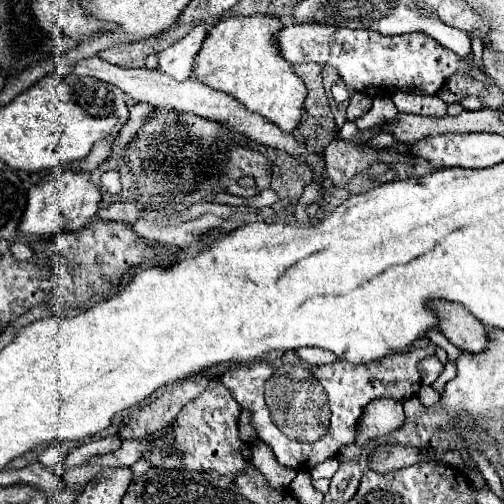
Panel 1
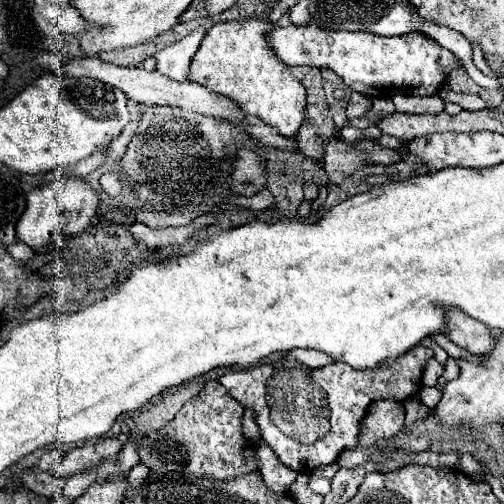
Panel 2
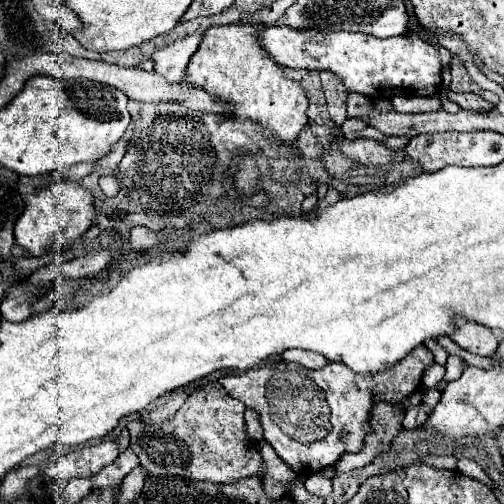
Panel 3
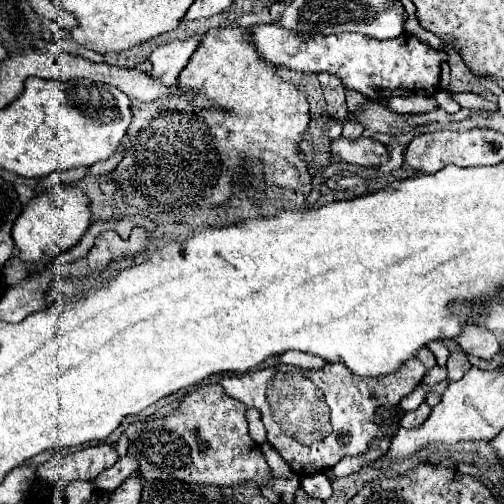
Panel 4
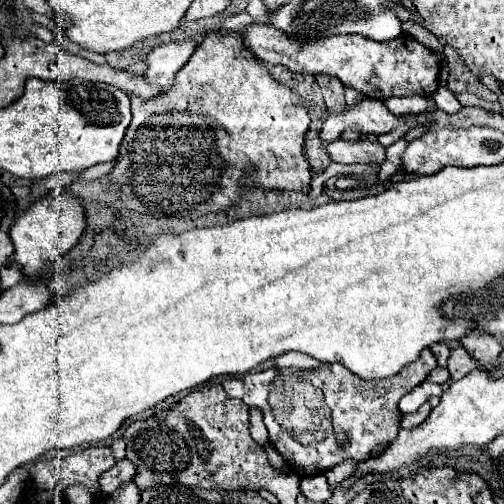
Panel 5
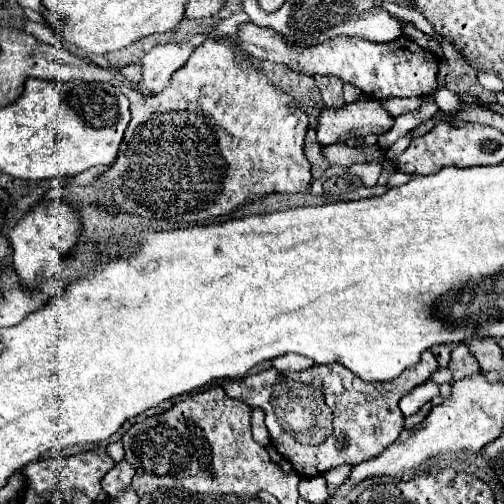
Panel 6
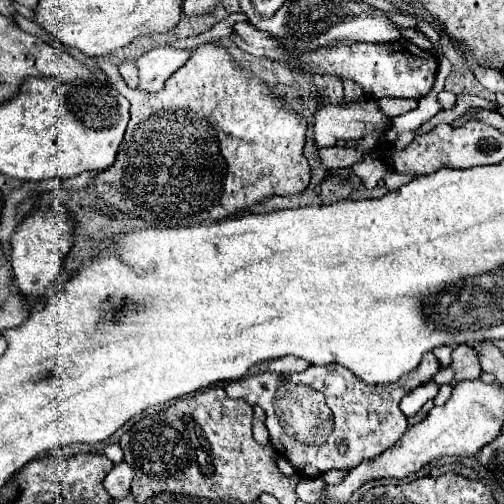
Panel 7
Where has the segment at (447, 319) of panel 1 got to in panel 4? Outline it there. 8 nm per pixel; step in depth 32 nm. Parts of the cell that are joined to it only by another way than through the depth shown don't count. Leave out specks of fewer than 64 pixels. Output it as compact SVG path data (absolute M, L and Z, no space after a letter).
M466 324L454 340L464 352L480 358L494 358L496 352L500 352L500 342L496 340L496 336L476 324Z

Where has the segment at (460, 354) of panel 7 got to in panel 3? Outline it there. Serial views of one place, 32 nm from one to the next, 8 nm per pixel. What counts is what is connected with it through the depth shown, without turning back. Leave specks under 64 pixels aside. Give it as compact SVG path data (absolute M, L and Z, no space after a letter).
M450 356L448 362L446 362L446 376L444 380L450 382L450 380L458 380L460 374L464 370L464 360L460 356Z

